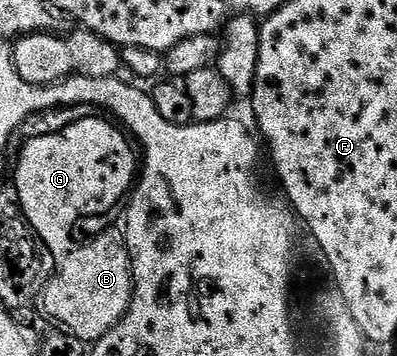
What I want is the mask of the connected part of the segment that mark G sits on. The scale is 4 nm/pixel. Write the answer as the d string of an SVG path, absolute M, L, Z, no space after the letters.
M79 119L57 133L33 138L18 154L20 198L27 208L28 216L35 223L35 228L46 237L47 242L54 248L53 254L57 257L63 255L65 223L69 223L69 215L77 213L77 199L125 199L134 186L135 175L137 179L139 161L132 142L112 120L105 119Z

